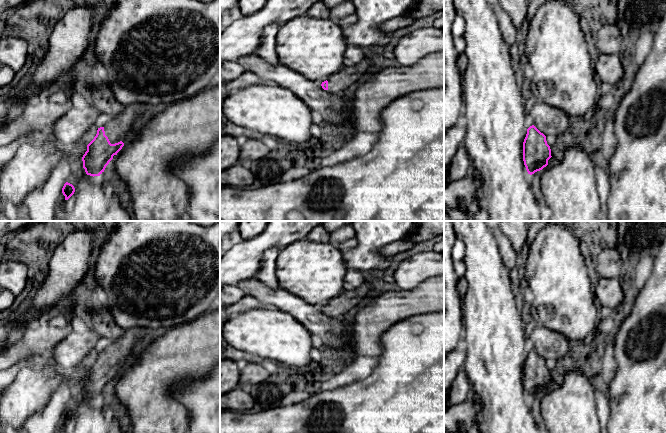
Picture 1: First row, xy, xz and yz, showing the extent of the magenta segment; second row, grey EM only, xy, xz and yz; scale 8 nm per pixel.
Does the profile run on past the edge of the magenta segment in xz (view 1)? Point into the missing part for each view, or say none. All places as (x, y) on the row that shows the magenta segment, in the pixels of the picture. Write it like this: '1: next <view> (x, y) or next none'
1: next none

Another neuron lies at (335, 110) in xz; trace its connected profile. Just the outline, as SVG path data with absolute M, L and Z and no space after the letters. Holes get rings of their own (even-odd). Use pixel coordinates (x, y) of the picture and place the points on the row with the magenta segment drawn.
M254 53L244 55L238 61L246 68L247 71L255 73L261 79L276 82L277 85L293 92L311 110L317 111L322 115L324 124L339 125L344 130L348 127L348 124L350 123L350 104L338 93L331 93L328 90L324 90L321 86L321 80L309 80L304 75L291 70L281 63L268 63Z

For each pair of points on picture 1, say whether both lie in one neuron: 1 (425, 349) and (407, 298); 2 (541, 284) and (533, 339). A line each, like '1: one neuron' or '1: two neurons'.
1: two neurons
2: two neurons

